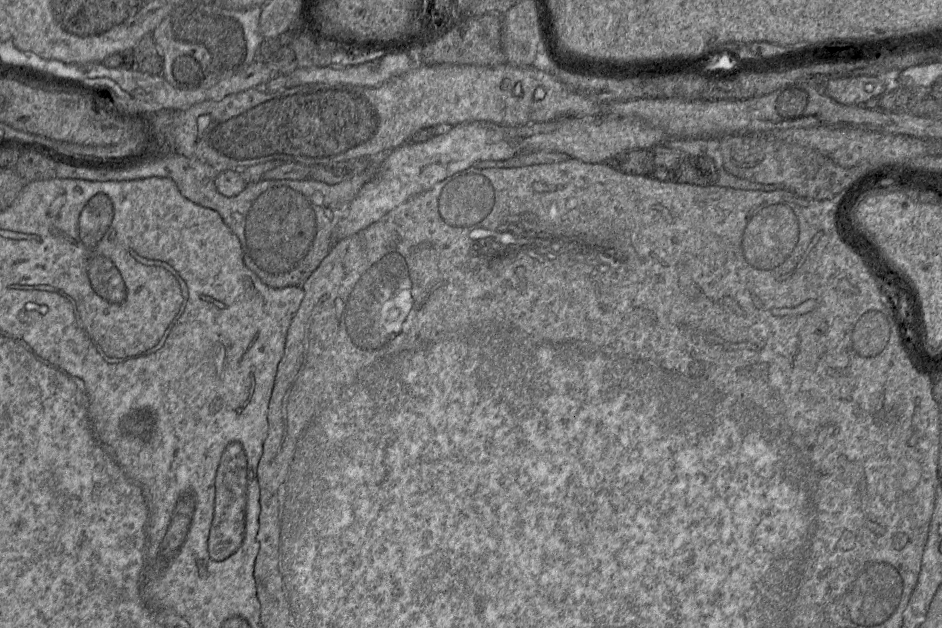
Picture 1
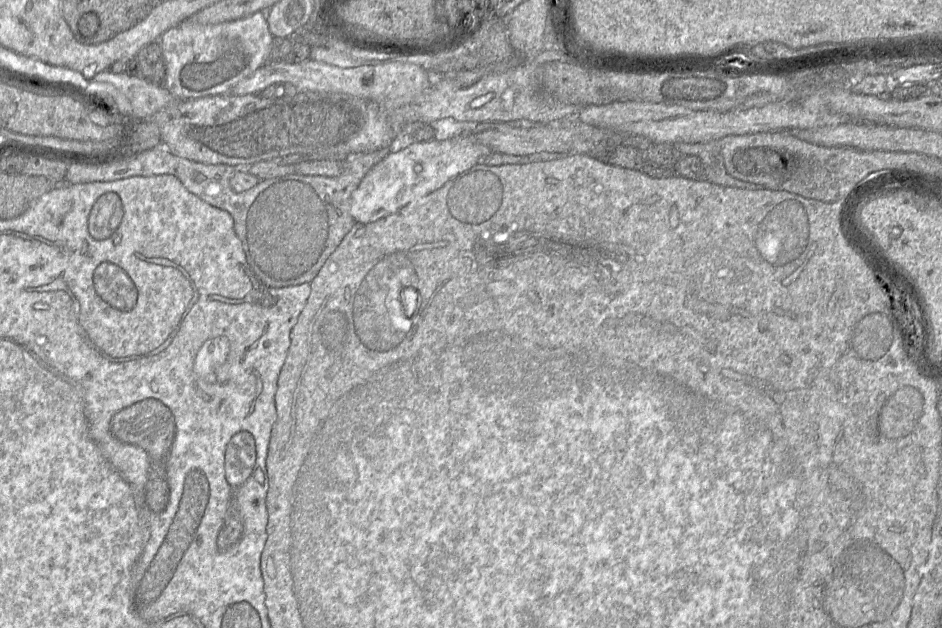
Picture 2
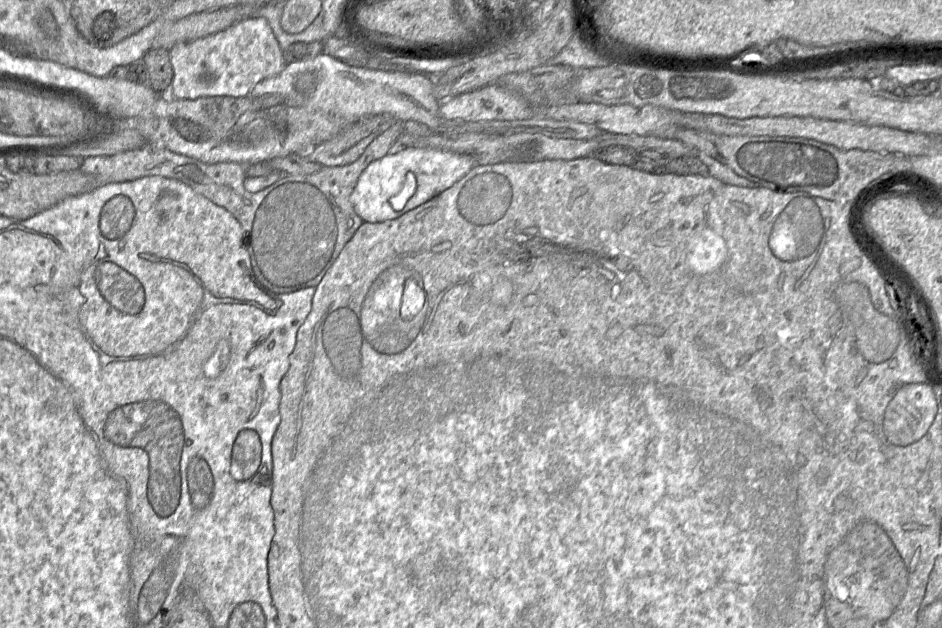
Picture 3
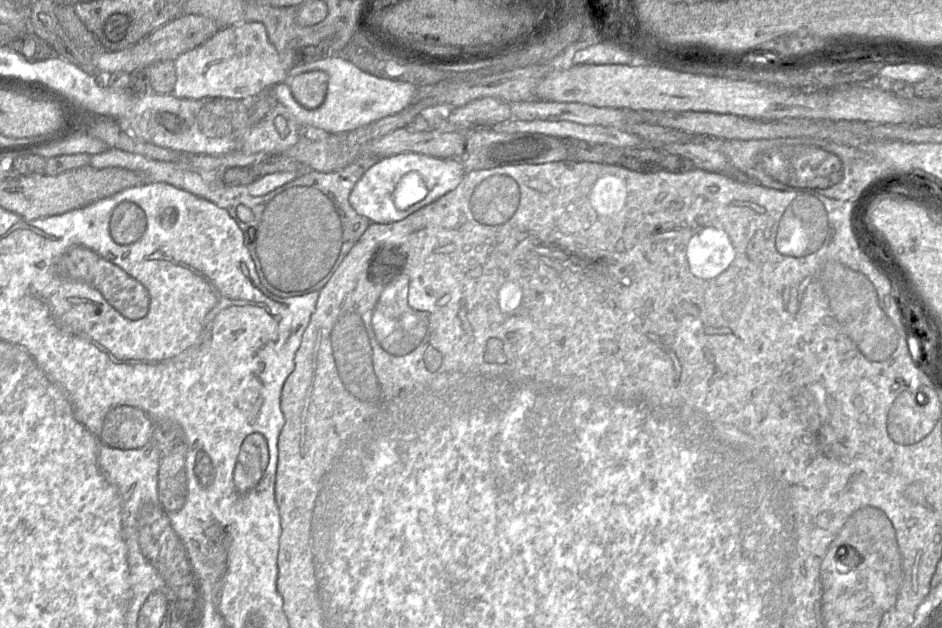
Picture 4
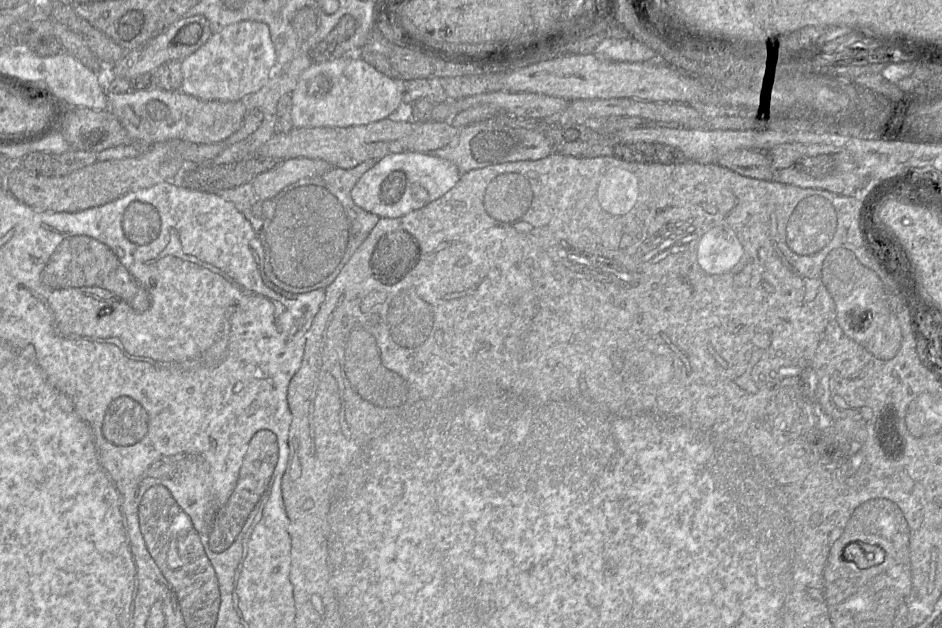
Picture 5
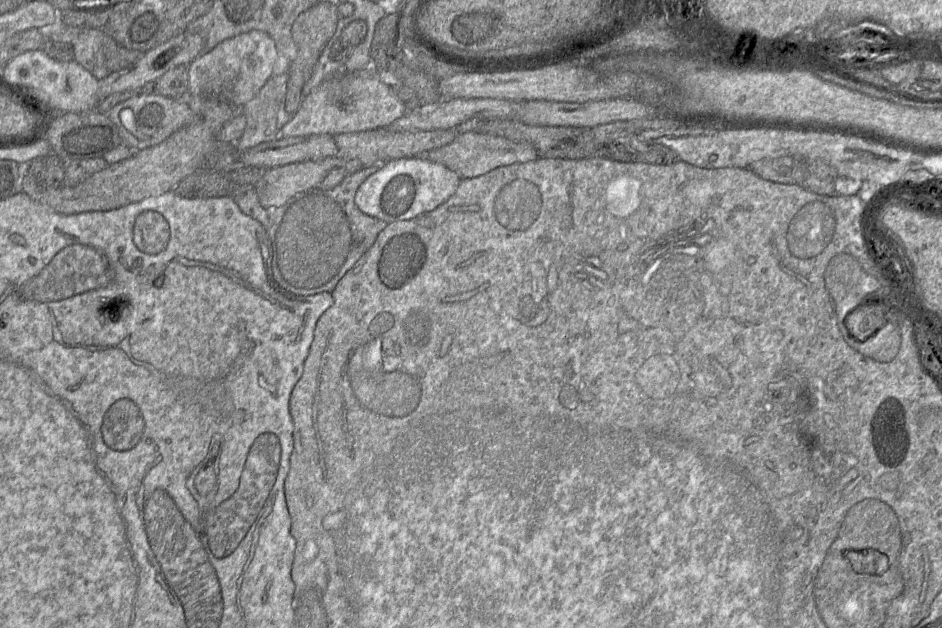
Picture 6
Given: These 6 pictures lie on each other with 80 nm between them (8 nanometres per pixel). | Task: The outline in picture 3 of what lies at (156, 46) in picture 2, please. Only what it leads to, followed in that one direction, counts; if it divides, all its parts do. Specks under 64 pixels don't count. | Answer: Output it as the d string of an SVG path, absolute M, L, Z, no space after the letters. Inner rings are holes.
M150 49L141 60L128 66L116 66L105 77L149 85L157 93L168 95L173 79L169 50Z

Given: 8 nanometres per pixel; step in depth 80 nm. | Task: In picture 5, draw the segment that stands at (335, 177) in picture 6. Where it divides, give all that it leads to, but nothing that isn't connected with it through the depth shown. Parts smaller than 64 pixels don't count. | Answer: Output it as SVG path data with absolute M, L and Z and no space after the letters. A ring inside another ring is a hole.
M294 158L280 161L274 168L257 175L252 181L254 194L261 200L276 196L285 187L302 179L323 174L331 166L322 160Z

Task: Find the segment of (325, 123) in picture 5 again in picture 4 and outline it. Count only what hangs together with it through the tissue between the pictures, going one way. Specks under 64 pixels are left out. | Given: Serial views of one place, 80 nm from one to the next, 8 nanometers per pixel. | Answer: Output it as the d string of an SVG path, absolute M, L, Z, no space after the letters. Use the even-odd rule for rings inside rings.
M332 55L297 64L284 82L267 91L274 103L284 105L301 128L313 127L328 133L345 133L404 110L418 91L412 83L369 73L343 56Z

